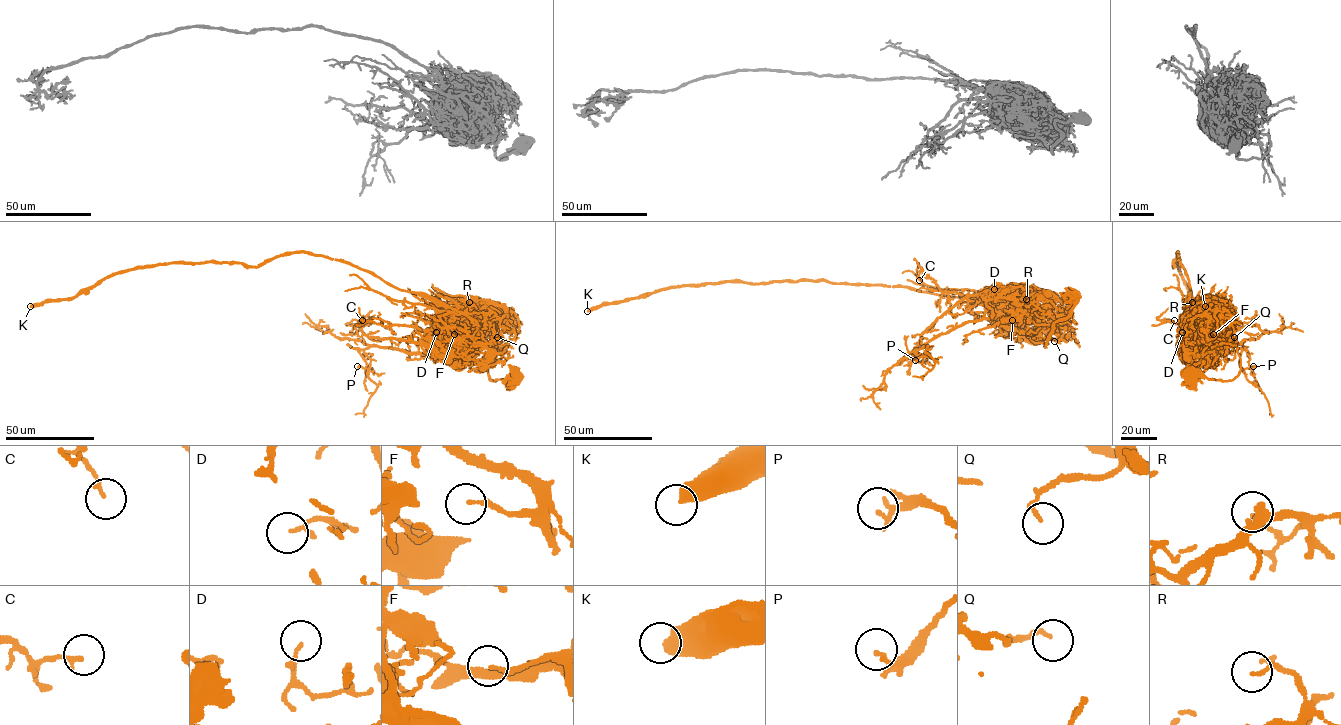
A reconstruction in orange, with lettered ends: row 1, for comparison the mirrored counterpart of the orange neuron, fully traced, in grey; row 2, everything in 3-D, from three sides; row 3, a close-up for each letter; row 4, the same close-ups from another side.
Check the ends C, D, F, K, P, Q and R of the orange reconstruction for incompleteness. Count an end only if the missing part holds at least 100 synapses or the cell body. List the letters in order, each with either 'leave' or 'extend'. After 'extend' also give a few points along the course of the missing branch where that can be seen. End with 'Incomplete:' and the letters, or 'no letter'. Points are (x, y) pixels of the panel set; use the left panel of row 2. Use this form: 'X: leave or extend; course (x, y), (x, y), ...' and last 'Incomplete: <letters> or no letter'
C: leave
D: extend; course (436, 332), (431, 336), (417, 323), (406, 319), (396, 308), (337, 279), (325, 281), (318, 288), (305, 292)
F: leave
K: extend; course (30, 306), (20, 309), (10, 319), (8, 336), (20, 353), (27, 354), (39, 367), (31, 377)
P: leave
Q: leave
R: leave
Incomplete: D, K

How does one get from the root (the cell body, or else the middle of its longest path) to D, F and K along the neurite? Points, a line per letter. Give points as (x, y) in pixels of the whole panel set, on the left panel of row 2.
D: (515, 380), (513, 372), (490, 379), (489, 348), (477, 337), (469, 336), (472, 350), (436, 332)
F: (515, 380), (513, 372), (493, 381), (489, 348), (469, 336), (472, 350), (444, 328), (454, 334)
K: (515, 380), (490, 379), (489, 348), (464, 346), (443, 304), (303, 252), (135, 267), (30, 306)

